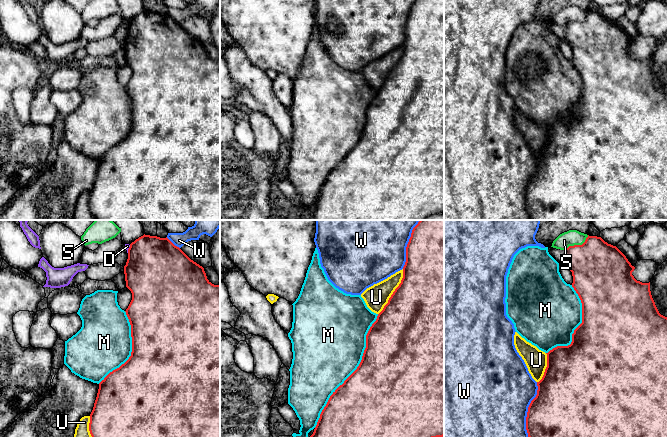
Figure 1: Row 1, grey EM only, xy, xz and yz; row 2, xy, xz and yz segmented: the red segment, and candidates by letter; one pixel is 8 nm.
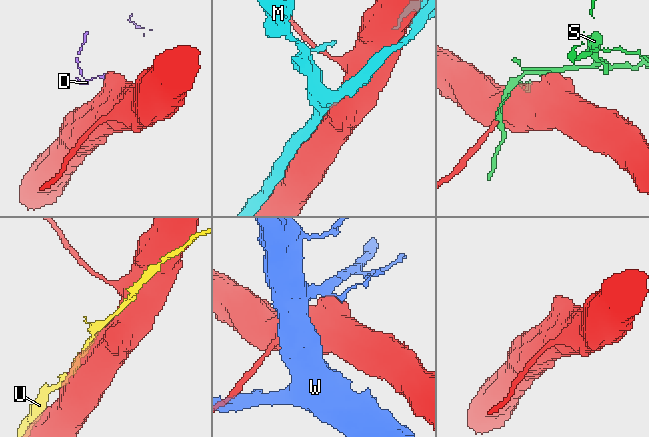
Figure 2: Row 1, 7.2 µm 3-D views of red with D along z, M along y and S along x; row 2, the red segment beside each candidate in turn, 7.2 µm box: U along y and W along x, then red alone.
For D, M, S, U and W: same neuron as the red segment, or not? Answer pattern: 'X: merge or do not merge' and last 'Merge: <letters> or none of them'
D: do not merge
M: do not merge
S: do not merge
U: do not merge
W: do not merge
Merge: none of them

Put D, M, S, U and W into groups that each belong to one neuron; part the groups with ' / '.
D / M / S / U / W

